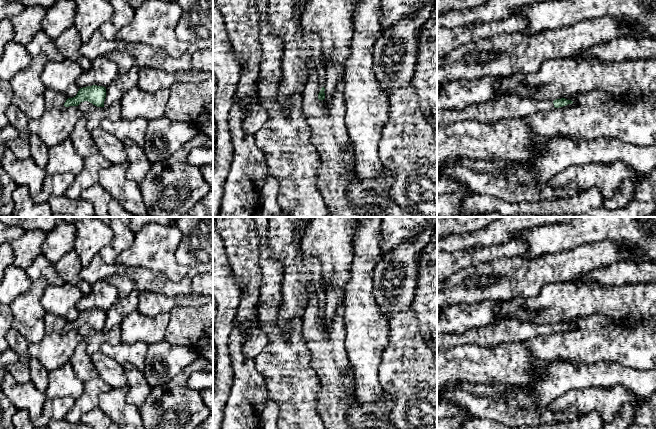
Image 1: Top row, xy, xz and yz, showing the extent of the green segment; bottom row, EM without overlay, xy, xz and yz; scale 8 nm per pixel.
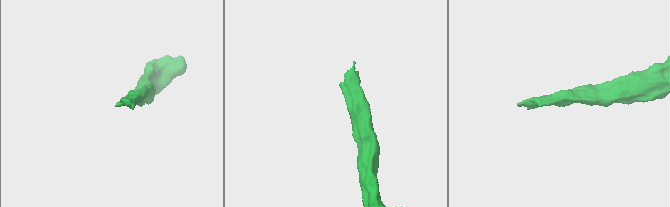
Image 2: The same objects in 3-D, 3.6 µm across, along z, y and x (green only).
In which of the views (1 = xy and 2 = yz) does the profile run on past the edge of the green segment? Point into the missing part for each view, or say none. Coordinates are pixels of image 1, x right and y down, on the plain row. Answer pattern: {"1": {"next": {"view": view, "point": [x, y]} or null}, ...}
{"1": {"next": null}, "2": {"next": {"view": "yz", "point": [511, 330]}}}

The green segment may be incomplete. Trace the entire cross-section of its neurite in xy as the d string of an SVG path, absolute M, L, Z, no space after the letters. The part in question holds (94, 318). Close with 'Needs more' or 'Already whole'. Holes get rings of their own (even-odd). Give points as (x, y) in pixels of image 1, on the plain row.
M92 309L80 312L75 321L66 324L64 330L78 330L81 326L88 325L97 331L104 331L105 322L106 312Z. Already whole

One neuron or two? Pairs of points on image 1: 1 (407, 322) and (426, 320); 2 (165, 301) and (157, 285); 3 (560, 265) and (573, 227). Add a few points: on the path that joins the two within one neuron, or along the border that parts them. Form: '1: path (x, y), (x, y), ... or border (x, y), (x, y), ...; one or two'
1: border (411, 305), (419, 332), (425, 343); two
2: border (140, 291), (154, 291), (174, 297); two
3: border (588, 244), (542, 255); two

